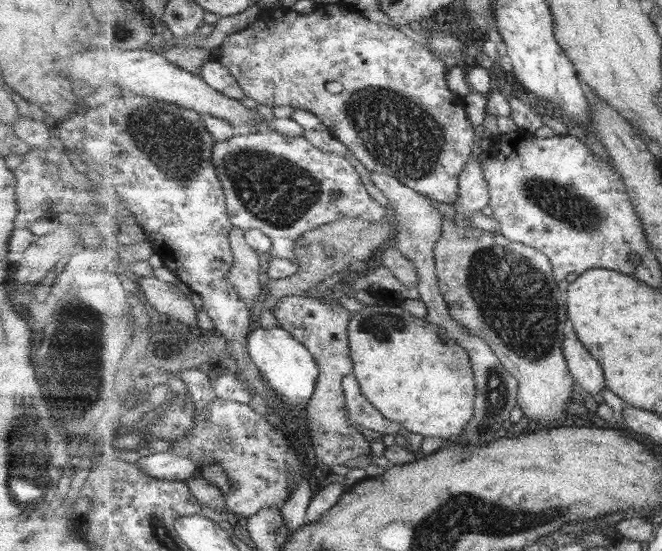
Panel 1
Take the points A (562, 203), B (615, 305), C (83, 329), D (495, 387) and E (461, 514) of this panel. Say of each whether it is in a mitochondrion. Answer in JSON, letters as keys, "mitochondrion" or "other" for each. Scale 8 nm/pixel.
{"A":"mitochondrion","B":"other","C":"mitochondrion","D":"mitochondrion","E":"mitochondrion"}

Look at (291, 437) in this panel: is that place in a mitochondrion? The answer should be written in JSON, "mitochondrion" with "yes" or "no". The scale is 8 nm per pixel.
{"mitochondrion":"no"}

